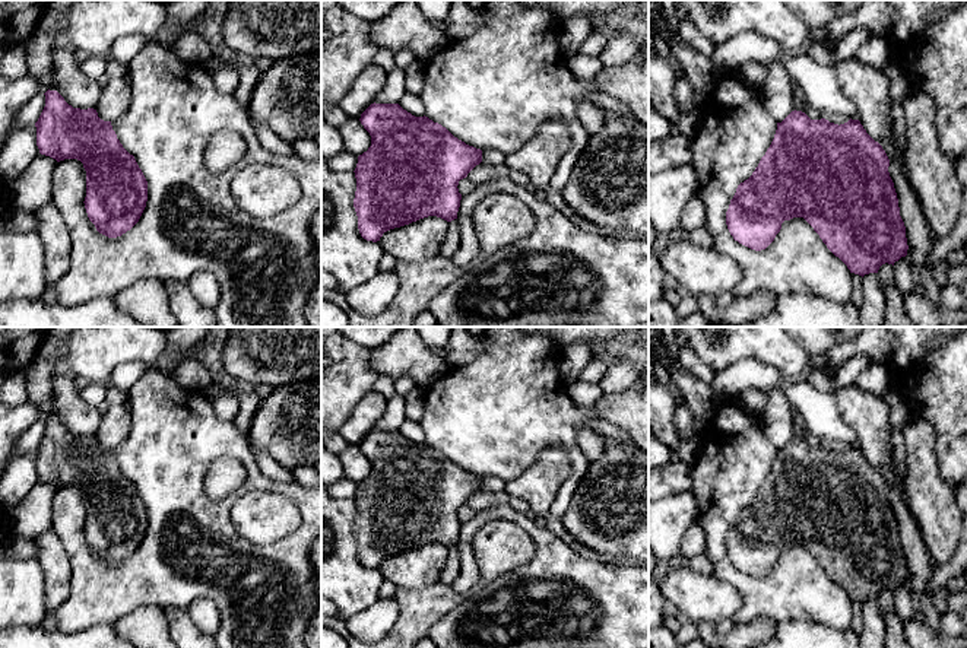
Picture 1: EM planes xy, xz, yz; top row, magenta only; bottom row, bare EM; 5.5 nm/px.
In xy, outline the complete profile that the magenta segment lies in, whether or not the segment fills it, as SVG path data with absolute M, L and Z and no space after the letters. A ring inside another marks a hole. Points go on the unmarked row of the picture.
M53 397L48 398L45 433L35 450L37 473L41 482L57 489L77 486L86 498L85 536L96 558L117 565L130 558L140 546L148 528L148 508L133 482L130 482L112 457L111 448L98 444L96 436L73 435L53 413Z

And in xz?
M371 431L359 445L371 463L371 473L358 483L355 495L356 518L353 534L358 543L358 556L364 566L377 569L384 559L409 552L428 543L447 549L457 546L462 521L459 508L482 489L482 477L454 464L446 454L428 444L415 444L399 431Z

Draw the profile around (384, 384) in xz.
M381 375L377 378L372 390L383 394L386 400L389 400L396 394L396 378L390 375Z

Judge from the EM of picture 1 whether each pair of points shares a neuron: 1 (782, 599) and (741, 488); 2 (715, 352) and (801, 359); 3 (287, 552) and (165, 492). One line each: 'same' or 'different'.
1: same
2: same
3: same

